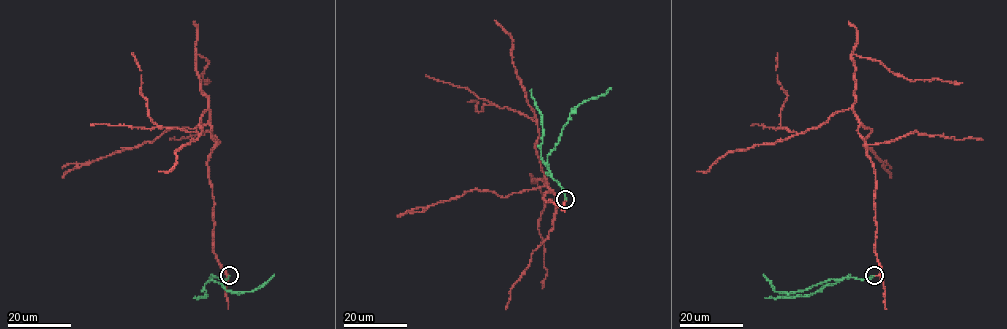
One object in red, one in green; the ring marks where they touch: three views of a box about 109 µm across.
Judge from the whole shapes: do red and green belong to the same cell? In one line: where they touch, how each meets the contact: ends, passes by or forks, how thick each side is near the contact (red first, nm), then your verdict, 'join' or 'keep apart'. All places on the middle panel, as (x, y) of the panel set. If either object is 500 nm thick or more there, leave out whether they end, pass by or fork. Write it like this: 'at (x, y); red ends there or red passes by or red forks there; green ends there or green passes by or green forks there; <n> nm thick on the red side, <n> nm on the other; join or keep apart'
at (565, 199); red ends there; green ends there; 320 nm thick on the red side, 260 nm on the other; join

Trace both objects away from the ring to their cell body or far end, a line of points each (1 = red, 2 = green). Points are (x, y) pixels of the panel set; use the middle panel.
1: (565, 199), (543, 199), (552, 190), (536, 122), (468, 101)
2: (565, 199), (563, 189), (552, 177), (547, 156), (559, 141), (573, 108), (603, 95), (610, 88)

